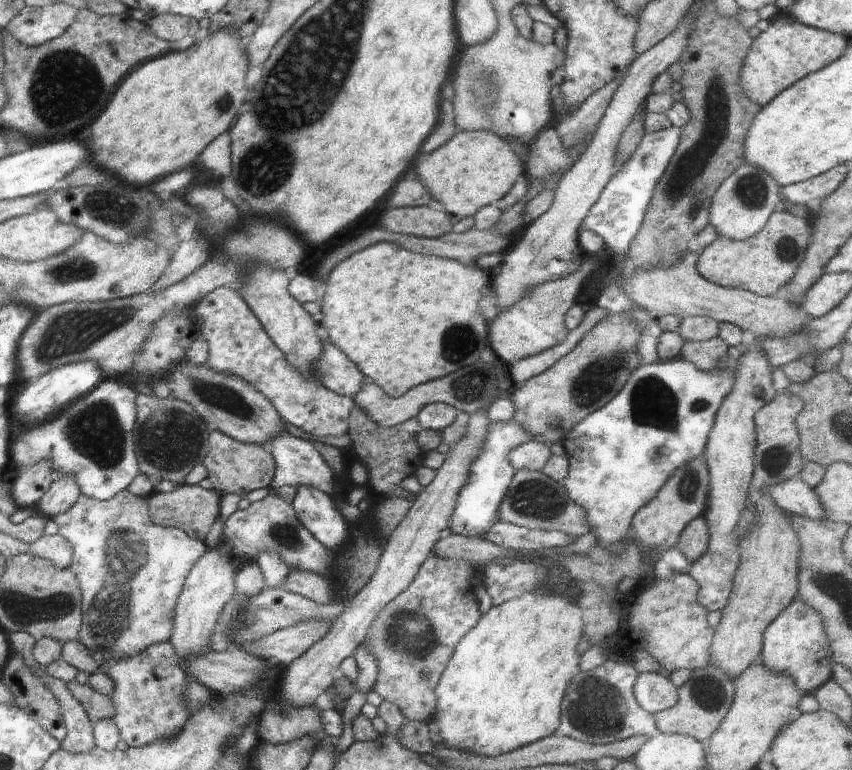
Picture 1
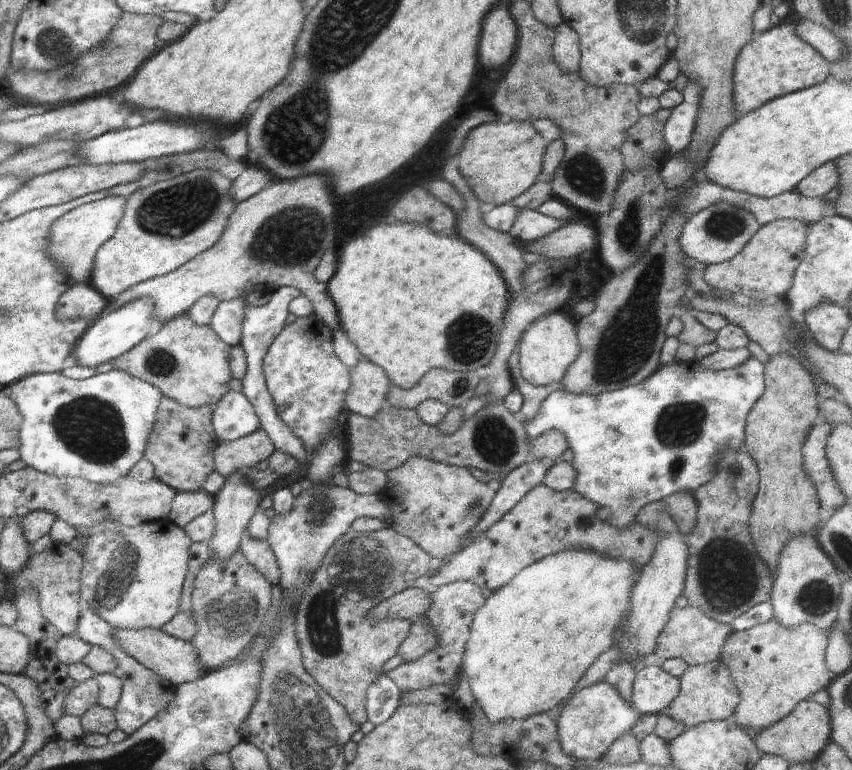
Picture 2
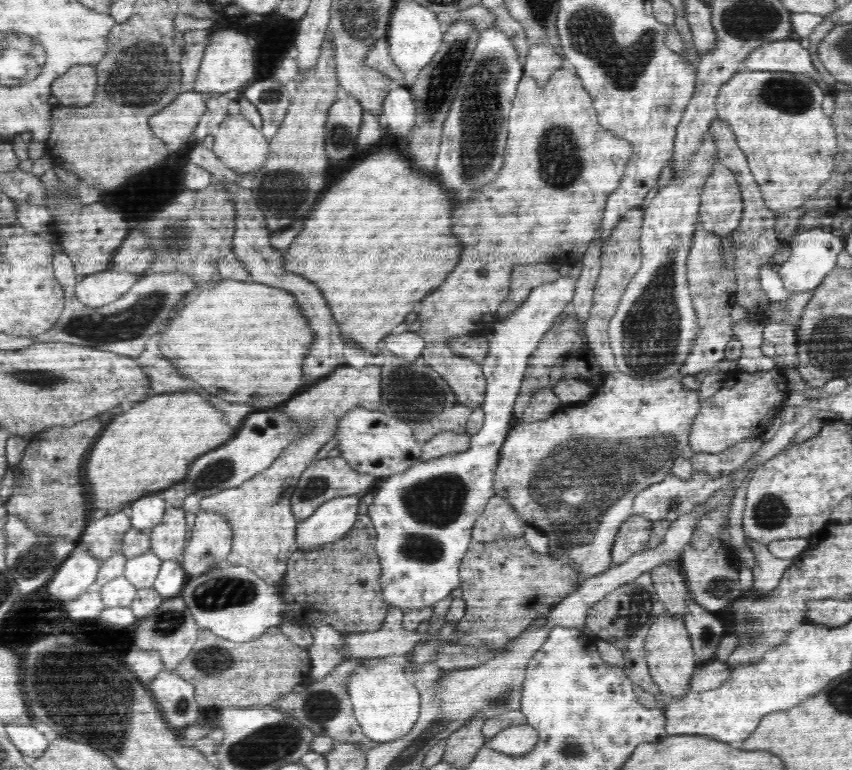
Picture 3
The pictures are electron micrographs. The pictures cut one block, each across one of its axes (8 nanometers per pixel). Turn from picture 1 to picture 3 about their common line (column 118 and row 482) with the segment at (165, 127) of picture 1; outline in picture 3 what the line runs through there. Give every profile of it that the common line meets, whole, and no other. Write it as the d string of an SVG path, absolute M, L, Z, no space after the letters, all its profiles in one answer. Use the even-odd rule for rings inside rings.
M196 392L152 396L113 416L85 462L94 514L96 510L108 514L127 510L127 505L146 496L146 492L162 492L162 488L181 482L198 456L222 445L234 432L232 426L224 424L222 412Z

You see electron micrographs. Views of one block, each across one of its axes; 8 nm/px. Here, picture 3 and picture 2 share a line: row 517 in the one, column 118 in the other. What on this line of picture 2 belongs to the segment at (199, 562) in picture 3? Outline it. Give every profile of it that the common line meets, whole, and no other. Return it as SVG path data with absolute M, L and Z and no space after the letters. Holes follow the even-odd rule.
M113 195L83 204L70 210L61 219L56 219L50 228L50 258L56 260L64 268L64 272L68 272L72 284L90 284L98 248L116 234L122 216L125 215L126 199L127 196Z

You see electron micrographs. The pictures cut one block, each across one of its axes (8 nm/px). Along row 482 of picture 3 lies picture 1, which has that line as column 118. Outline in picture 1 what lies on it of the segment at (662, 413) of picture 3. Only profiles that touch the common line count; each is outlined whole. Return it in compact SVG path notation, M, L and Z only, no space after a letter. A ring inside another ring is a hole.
M128 489L105 501L80 494L73 506L53 521L58 525L58 532L73 547L69 567L77 575L84 595L84 622L78 640L90 648L100 666L118 657L144 652L146 647L154 643L168 641L179 594L184 588L188 572L207 551L205 542L188 536L183 530L155 525L149 516L147 500L134 496Z

